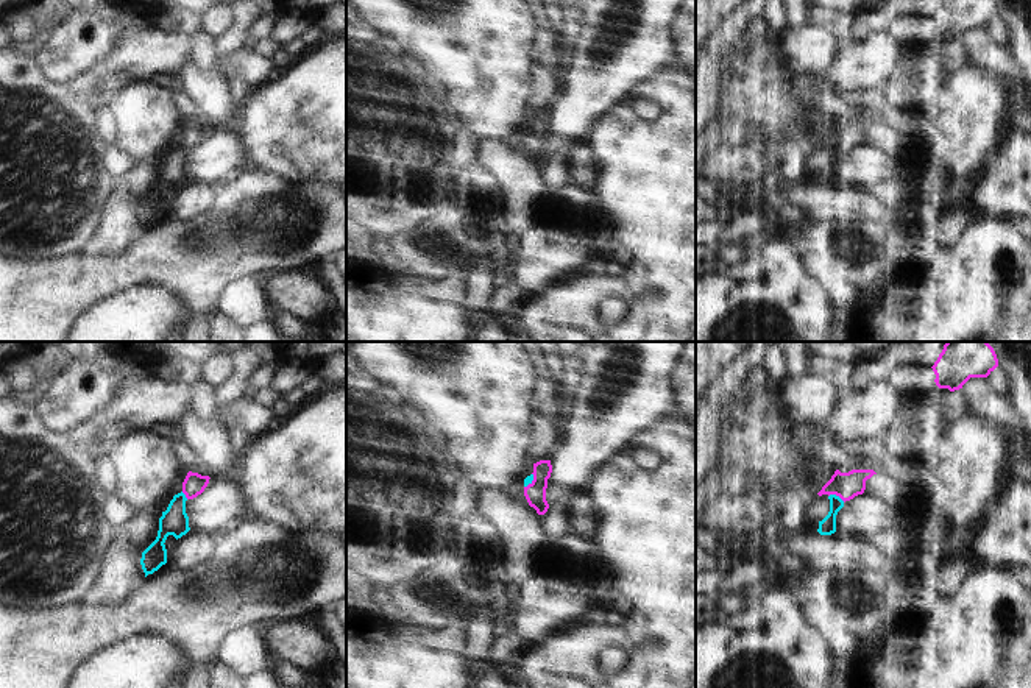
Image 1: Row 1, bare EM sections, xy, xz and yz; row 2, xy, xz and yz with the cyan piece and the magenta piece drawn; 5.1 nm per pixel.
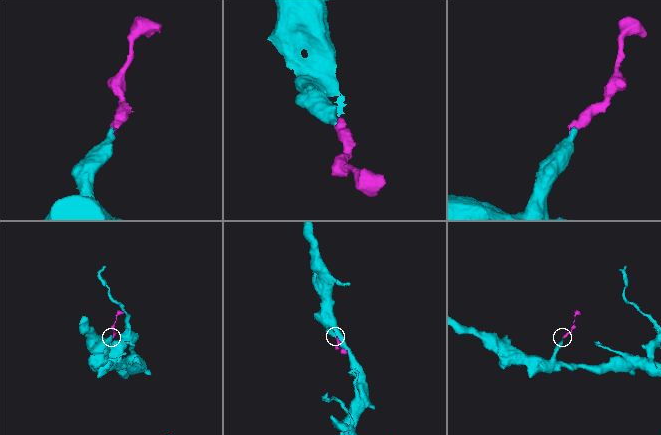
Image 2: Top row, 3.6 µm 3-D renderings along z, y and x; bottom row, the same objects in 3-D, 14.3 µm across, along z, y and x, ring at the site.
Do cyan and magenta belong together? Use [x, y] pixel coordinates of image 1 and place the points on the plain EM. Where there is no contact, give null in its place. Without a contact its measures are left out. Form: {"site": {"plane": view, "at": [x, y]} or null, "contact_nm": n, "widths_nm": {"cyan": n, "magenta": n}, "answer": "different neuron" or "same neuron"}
{"site": {"plane": "yz", "at": [835, 145]}, "contact_nm": 90, "widths_nm": {"cyan": 90, "magenta": 140}, "answer": "same neuron"}

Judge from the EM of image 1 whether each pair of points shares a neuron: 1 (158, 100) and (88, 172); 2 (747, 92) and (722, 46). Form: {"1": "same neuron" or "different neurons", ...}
{"1": "different neurons", "2": "different neurons"}

